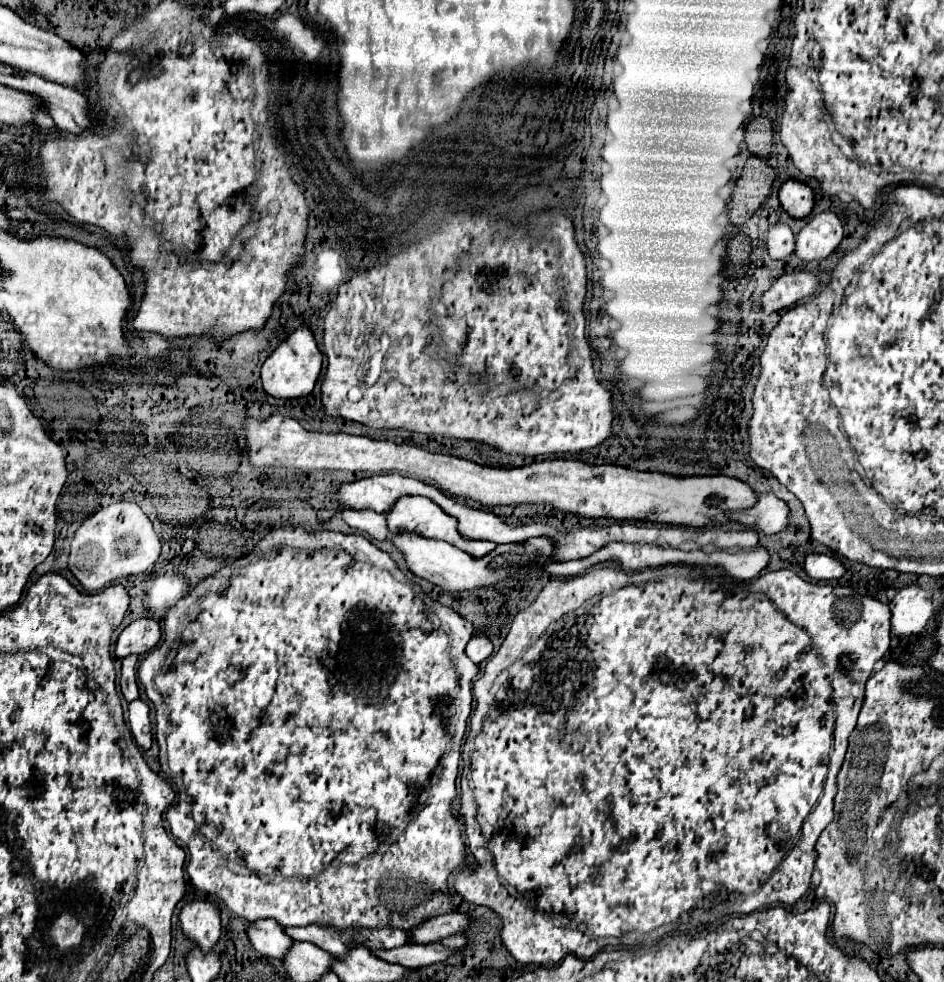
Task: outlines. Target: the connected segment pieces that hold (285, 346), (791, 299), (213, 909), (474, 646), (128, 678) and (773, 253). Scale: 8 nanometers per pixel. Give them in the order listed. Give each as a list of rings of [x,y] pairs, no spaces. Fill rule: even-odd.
[[[307,328],[295,330],[261,366],[263,390],[273,398],[303,398],[311,394],[319,372],[321,372],[321,352],[313,338],[313,332]]]
[[[795,270],[791,274],[783,274],[775,280],[775,284],[767,292],[763,292],[761,308],[767,314],[779,312],[783,308],[793,306],[797,300],[805,296],[813,296],[817,288],[819,288],[819,282],[815,274],[807,270]]]
[[[193,900],[181,908],[181,928],[203,952],[211,952],[221,934],[219,906],[209,900]]]
[[[473,636],[473,638],[469,640],[469,644],[467,644],[467,656],[469,656],[475,664],[487,660],[487,658],[491,656],[491,652],[493,652],[493,644],[491,644],[489,638],[485,638],[485,636]]]
[[[127,656],[121,660],[121,692],[127,702],[133,702],[139,698],[139,688],[137,688],[137,656]]]
[[[773,224],[767,230],[765,242],[767,242],[767,254],[775,260],[781,260],[781,258],[787,258],[789,254],[793,254],[795,236],[787,224]]]

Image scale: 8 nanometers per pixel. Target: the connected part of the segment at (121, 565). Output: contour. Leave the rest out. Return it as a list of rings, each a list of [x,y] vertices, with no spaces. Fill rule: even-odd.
[[[119,502],[97,510],[77,528],[71,540],[67,568],[87,592],[95,592],[121,576],[143,574],[155,564],[159,554],[159,538],[143,510],[135,502]]]

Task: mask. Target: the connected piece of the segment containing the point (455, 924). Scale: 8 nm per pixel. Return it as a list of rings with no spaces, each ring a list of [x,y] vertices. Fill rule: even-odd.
[[[449,912],[449,914],[443,914],[443,916],[433,916],[427,922],[413,928],[409,932],[409,940],[417,942],[417,944],[429,944],[429,942],[441,940],[441,938],[447,938],[451,934],[463,932],[467,926],[469,926],[467,914]]]

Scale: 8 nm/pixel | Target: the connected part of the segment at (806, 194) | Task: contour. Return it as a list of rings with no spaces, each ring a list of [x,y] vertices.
[[[787,180],[779,188],[779,202],[781,208],[791,216],[791,218],[805,218],[813,210],[813,190],[797,180]]]

